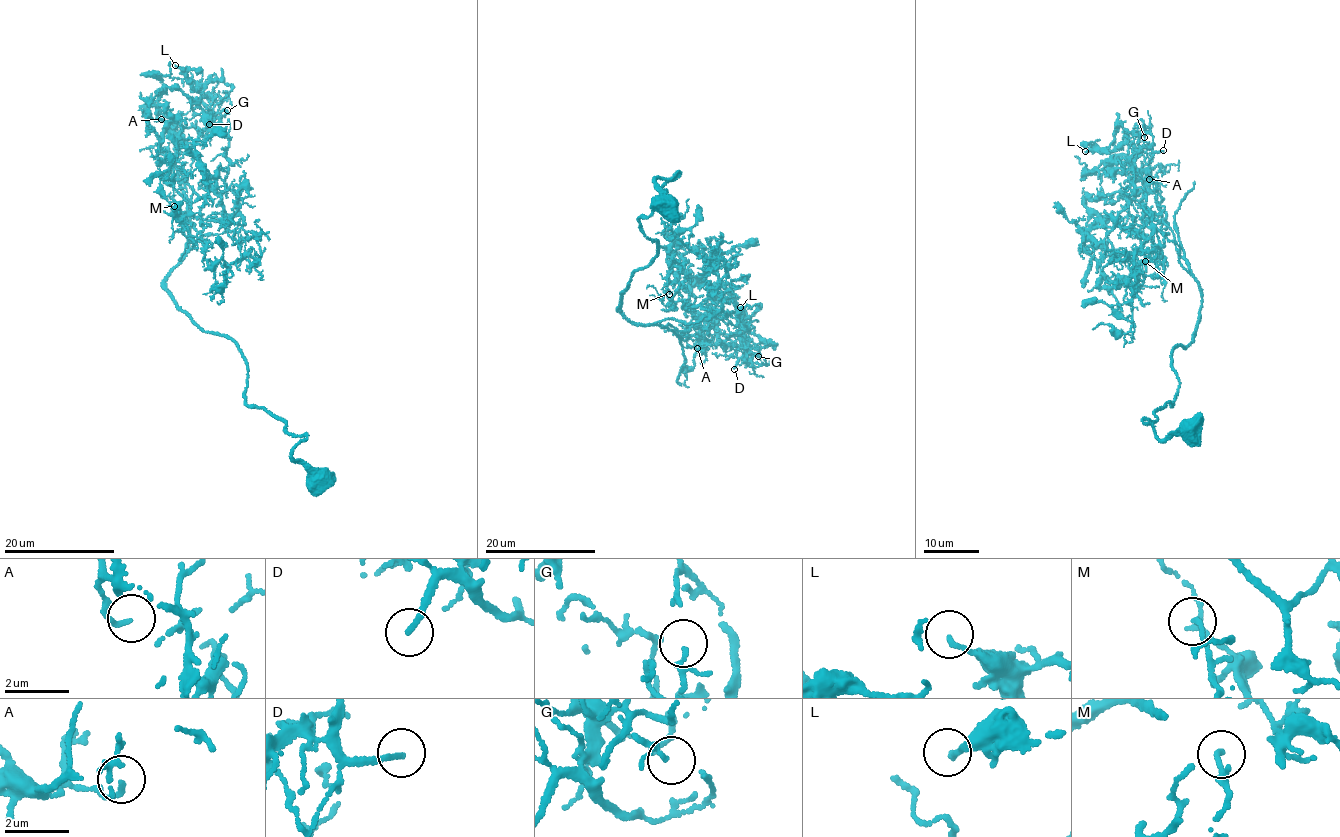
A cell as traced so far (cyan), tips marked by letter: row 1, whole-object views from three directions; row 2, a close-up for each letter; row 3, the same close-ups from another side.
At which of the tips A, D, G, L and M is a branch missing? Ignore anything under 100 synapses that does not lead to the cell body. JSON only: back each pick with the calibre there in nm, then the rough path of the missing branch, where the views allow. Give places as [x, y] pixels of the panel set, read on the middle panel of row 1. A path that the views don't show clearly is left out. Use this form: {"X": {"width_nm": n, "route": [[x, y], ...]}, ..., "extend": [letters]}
{"D": {"width_nm": 160, "route": [[734, 369], [738, 377], [727, 395], [749, 390], [771, 405], [781, 424], [796, 413], [773, 443], [723, 455]]}, "extend": ["D"]}

